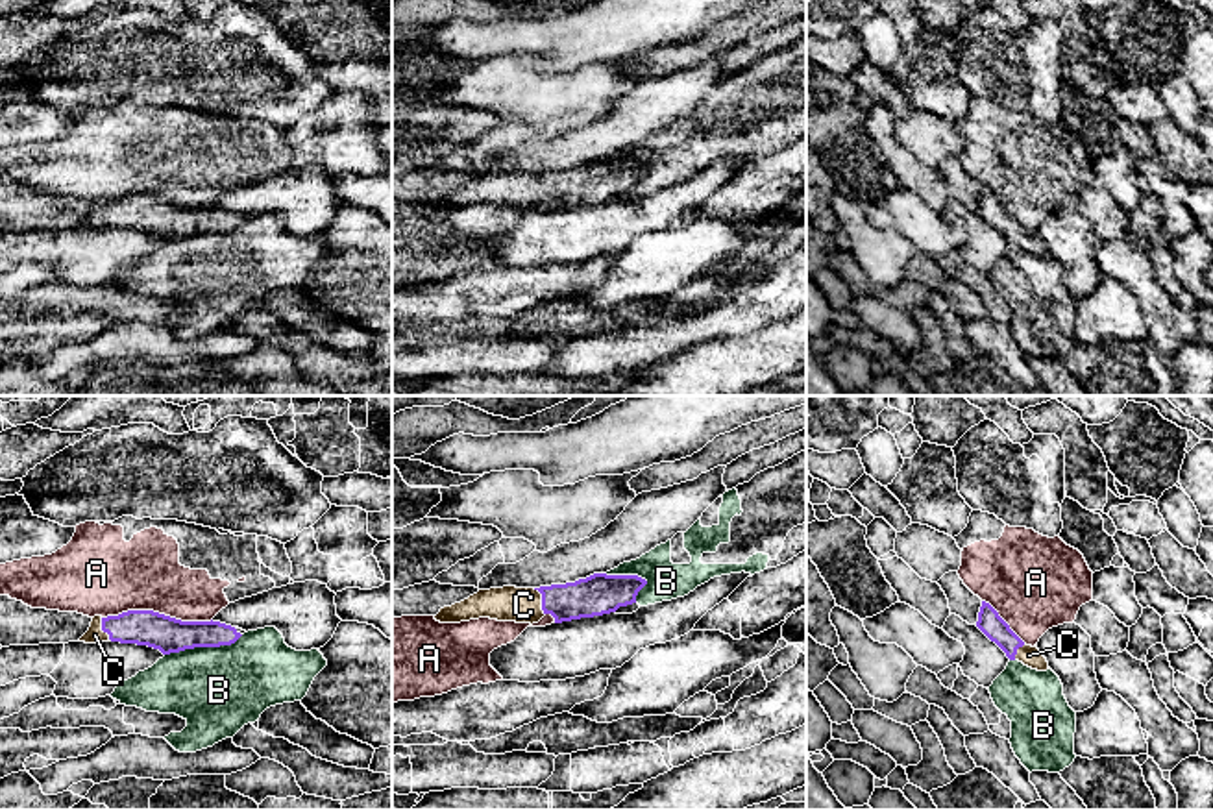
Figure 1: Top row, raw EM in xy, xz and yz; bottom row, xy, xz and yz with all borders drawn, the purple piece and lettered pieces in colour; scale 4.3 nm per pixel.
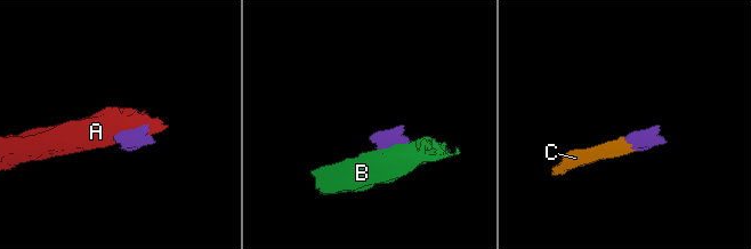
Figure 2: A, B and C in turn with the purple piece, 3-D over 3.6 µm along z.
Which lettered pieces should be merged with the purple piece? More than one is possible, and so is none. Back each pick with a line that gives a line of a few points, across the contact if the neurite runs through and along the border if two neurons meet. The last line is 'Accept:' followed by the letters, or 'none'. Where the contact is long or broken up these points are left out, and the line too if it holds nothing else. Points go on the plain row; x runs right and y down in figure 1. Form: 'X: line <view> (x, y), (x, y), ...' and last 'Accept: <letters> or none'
C: line xz (598, 180), (581, 185), (542, 187), (524, 191)
Accept: C

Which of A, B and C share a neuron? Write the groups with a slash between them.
A / B / C

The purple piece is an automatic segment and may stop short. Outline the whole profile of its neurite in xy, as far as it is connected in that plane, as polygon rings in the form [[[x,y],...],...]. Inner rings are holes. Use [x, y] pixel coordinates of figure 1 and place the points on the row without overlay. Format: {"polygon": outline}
{"polygon": [[[128,196],[118,202],[94,202],[85,229],[120,227],[159,235],[163,240],[194,233],[235,229],[246,216],[220,207],[181,207],[153,196]]]}

